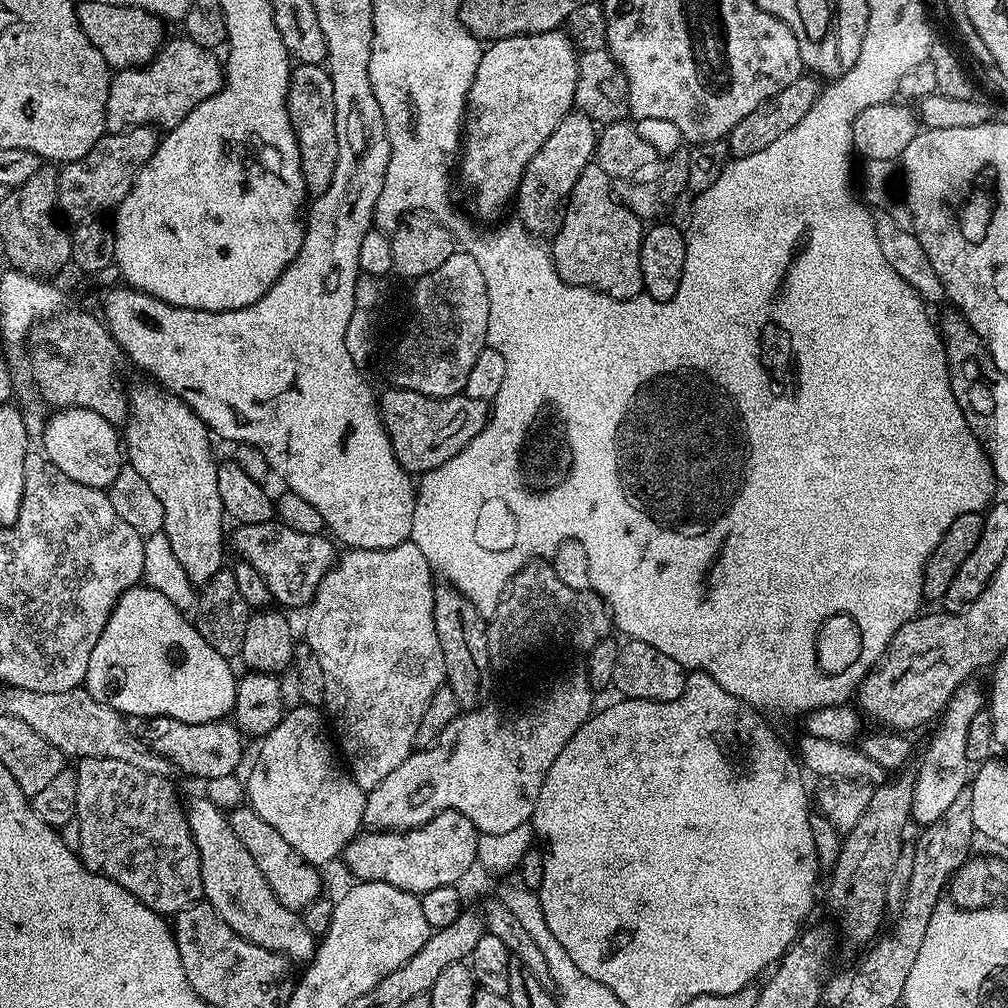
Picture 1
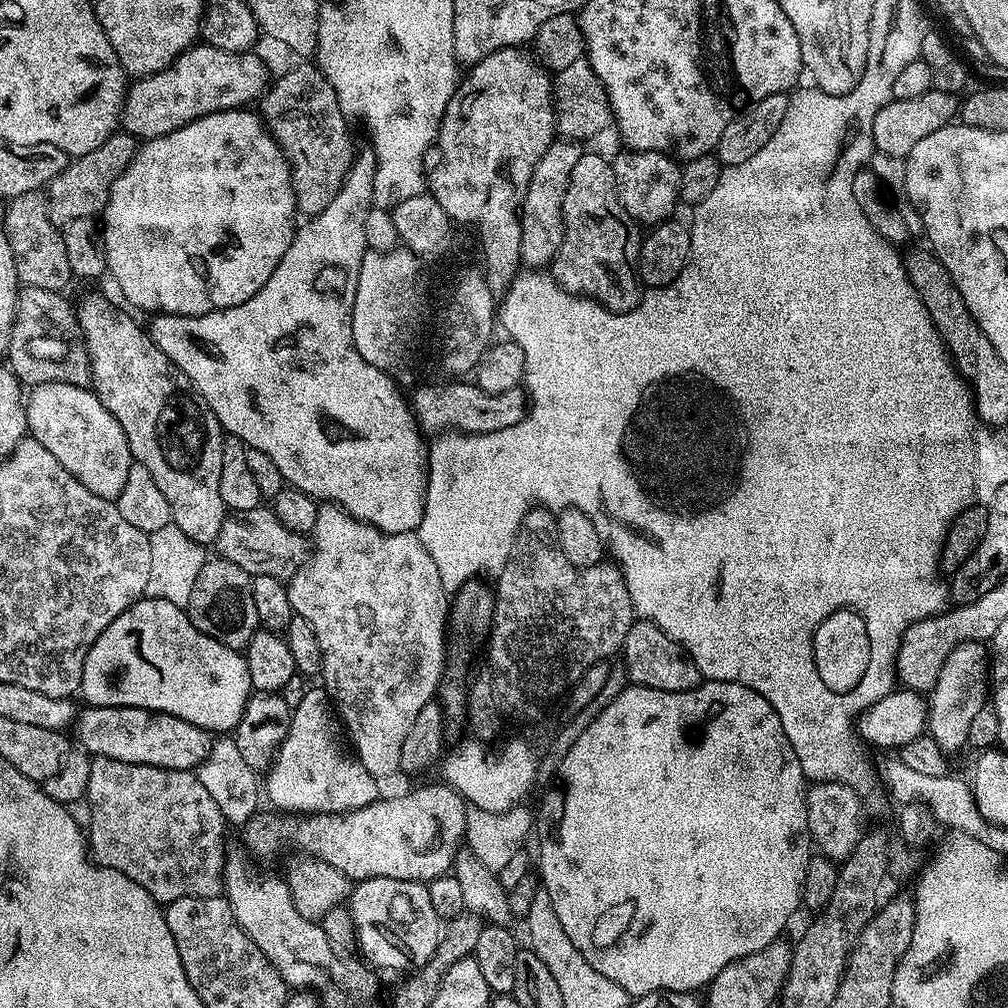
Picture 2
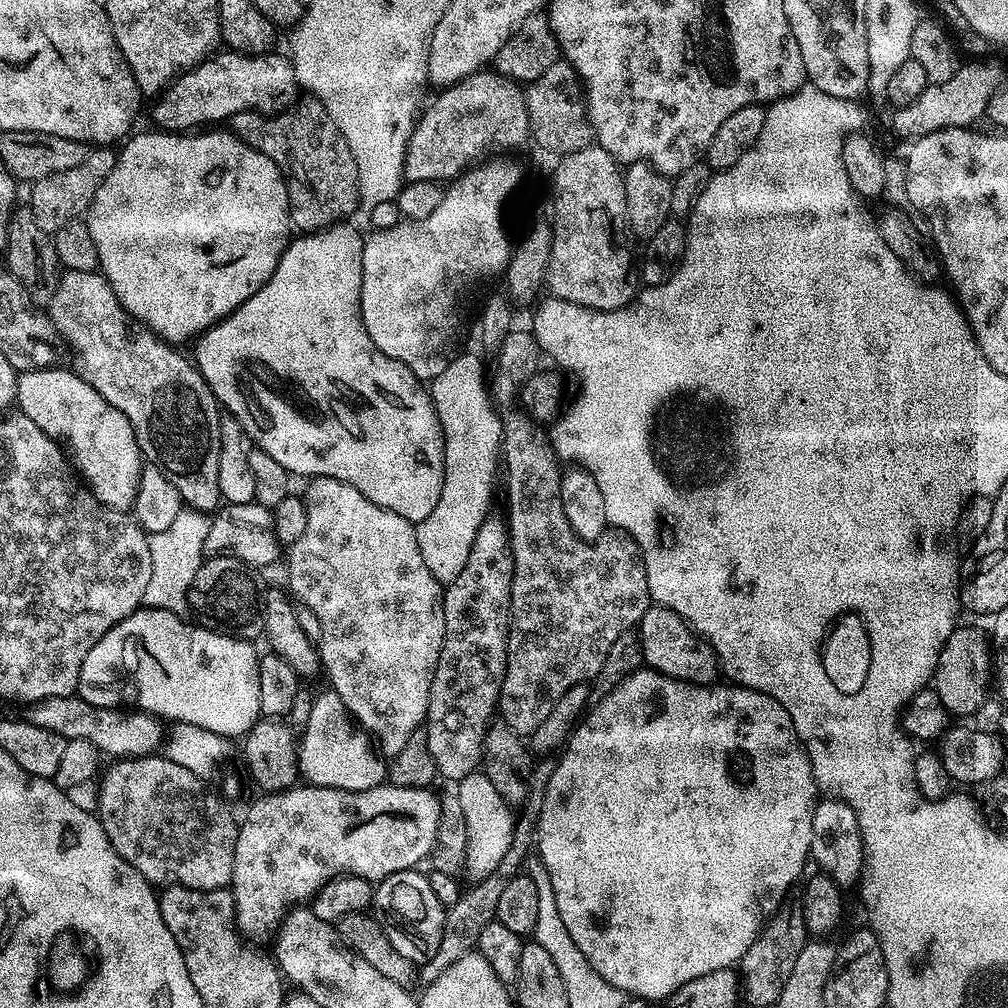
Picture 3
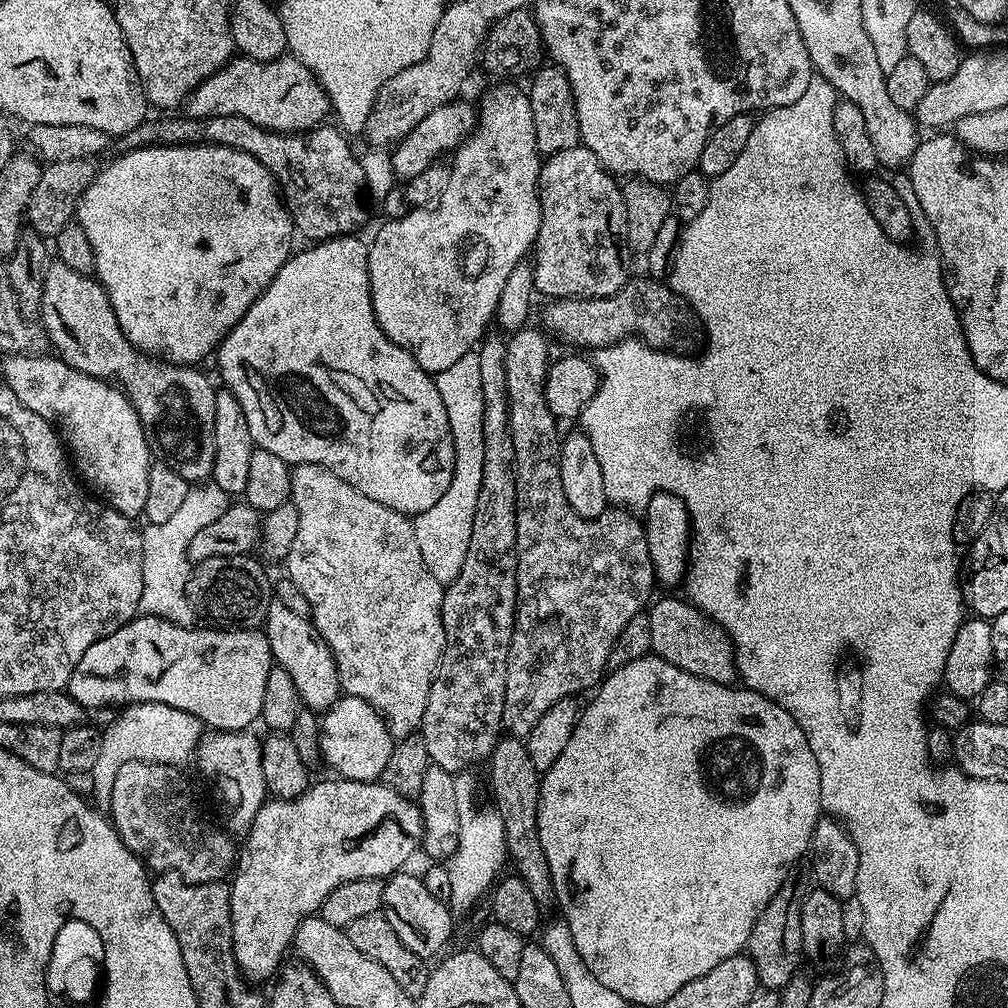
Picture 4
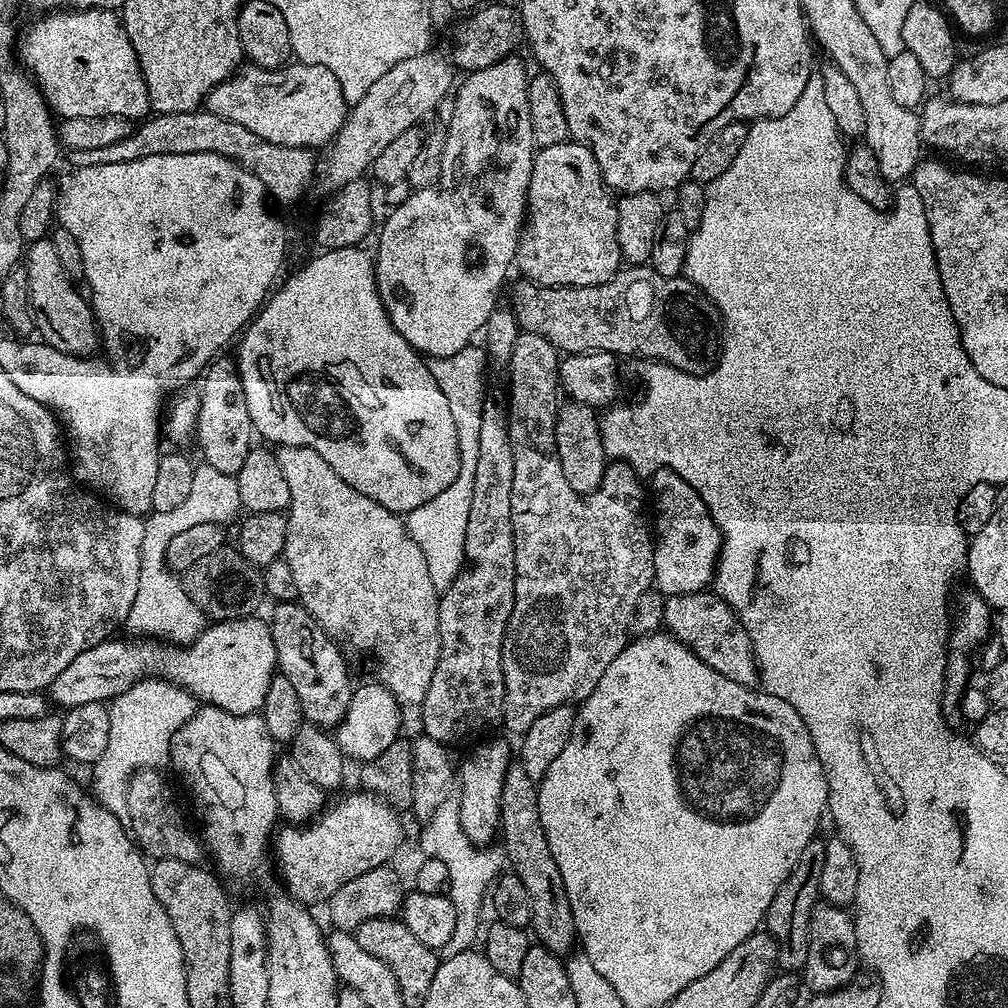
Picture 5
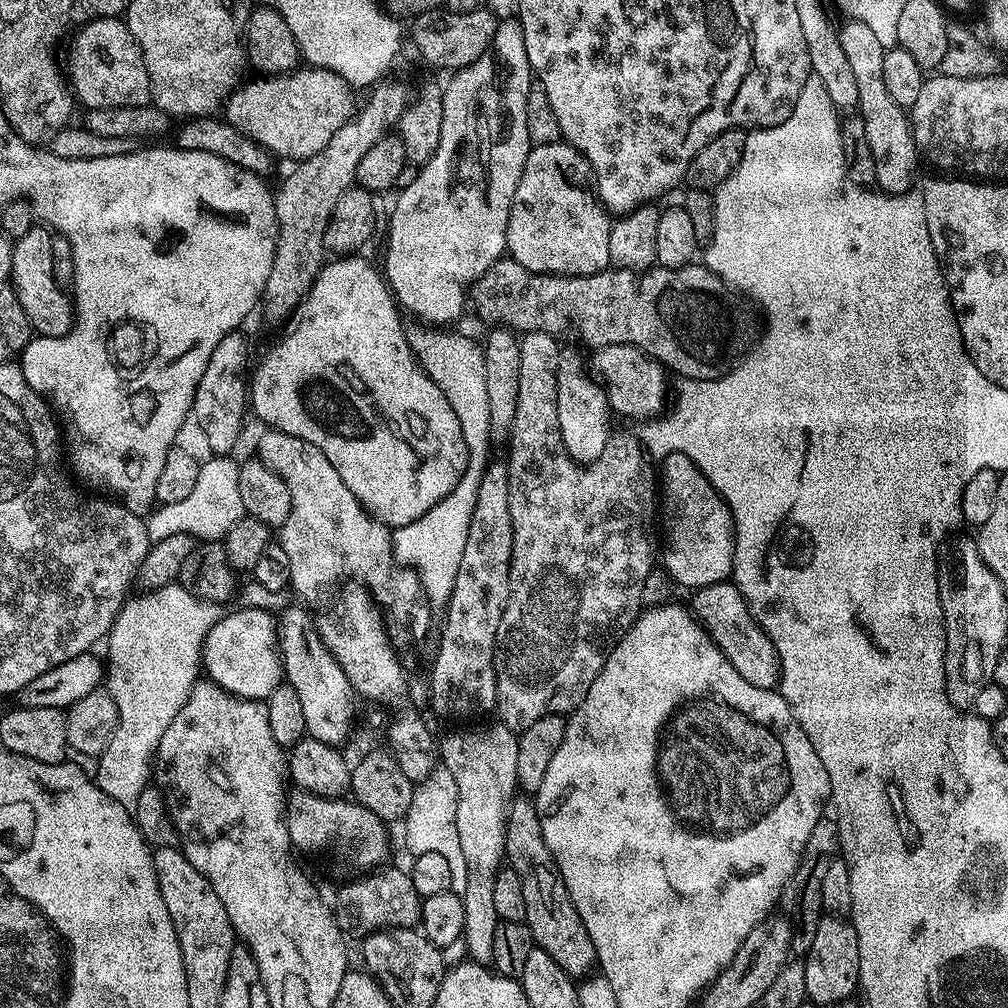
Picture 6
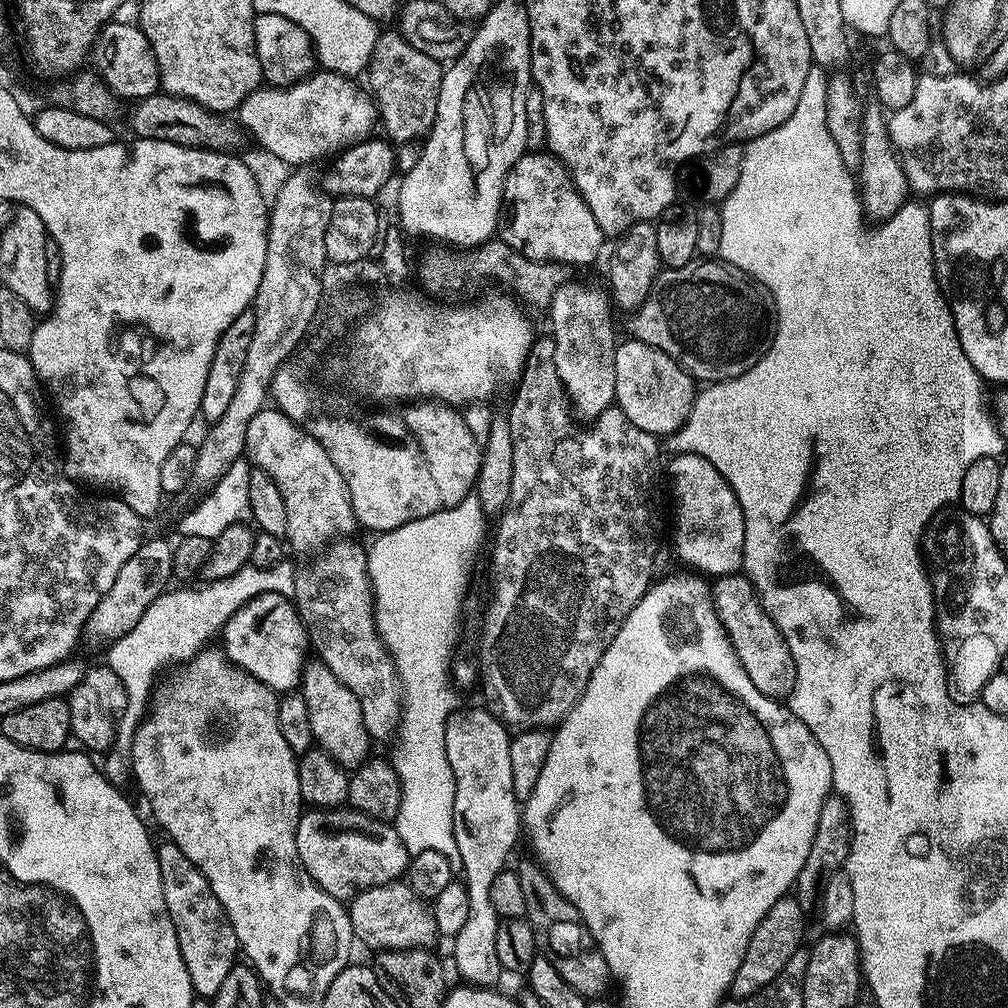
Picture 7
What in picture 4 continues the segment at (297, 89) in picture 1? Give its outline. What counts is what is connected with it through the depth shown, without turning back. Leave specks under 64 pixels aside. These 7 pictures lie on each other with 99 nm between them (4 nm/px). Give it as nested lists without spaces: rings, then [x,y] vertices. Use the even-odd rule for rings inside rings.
[[[160,114],[157,120],[145,118],[134,130],[115,141],[117,153],[133,152],[139,148],[157,148],[158,146],[174,146],[175,144],[210,144],[226,146],[234,150],[242,150],[242,154],[250,154],[262,162],[272,179],[278,185],[278,191],[284,201],[285,208],[292,216],[292,226],[297,233],[305,236],[305,241],[319,242],[322,240],[337,240],[339,236],[350,236],[359,233],[364,224],[364,165],[352,153],[348,140],[339,127],[317,126],[306,132],[270,132],[267,128],[254,122],[246,122],[246,118],[237,116],[211,116],[205,120],[196,120],[187,114]]]

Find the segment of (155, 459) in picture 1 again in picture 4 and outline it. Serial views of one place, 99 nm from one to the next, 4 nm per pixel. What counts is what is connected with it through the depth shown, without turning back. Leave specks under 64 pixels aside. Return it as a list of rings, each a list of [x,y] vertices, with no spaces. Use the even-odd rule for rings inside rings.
[[[53,259],[51,263],[44,270],[44,293],[38,320],[48,336],[49,345],[53,349],[57,348],[55,351],[59,359],[66,361],[71,368],[82,374],[109,381],[123,389],[138,418],[147,426],[146,435],[155,455],[163,463],[170,465],[184,480],[207,481],[214,466],[214,402],[217,389],[212,388],[211,382],[199,372],[199,367],[170,364],[167,360],[150,356],[132,345],[122,334],[118,318],[100,281],[92,276],[78,274],[78,270],[70,270],[70,266],[66,266],[61,260]],[[163,416],[164,424],[156,424]]]

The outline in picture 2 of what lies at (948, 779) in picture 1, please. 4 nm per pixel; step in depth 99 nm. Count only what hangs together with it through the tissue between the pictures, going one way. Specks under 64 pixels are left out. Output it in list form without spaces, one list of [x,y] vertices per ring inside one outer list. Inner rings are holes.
[[[983,643],[959,644],[942,666],[942,674],[932,687],[928,702],[927,735],[935,740],[945,754],[953,754],[967,745],[970,722],[978,715],[978,710],[986,707],[986,697],[990,692],[990,664],[986,659]]]

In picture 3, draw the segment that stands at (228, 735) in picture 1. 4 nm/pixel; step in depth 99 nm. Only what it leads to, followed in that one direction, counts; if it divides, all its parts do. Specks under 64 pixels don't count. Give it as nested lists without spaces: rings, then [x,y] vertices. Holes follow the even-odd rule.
[[[79,694],[37,700],[29,708],[32,709],[26,712],[26,719],[34,726],[42,726],[42,730],[54,730],[54,734],[62,734],[66,741],[90,742],[90,746],[94,746],[105,757],[112,756],[108,758],[151,756],[161,751],[166,740],[165,725],[152,713],[94,706]]]

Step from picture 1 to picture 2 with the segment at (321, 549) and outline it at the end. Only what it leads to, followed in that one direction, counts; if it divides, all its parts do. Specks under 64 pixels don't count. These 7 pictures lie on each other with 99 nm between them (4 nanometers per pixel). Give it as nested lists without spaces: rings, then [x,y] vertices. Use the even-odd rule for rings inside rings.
[[[268,506],[225,515],[214,548],[220,551],[217,553],[223,559],[234,562],[234,566],[242,566],[242,570],[246,570],[251,577],[269,576],[285,582],[304,567],[310,556],[309,541],[294,530],[288,530]]]

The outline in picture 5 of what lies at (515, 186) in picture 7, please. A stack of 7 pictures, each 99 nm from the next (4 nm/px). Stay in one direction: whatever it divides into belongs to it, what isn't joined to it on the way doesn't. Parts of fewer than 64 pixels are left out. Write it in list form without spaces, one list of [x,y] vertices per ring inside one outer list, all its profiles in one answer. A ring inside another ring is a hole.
[[[565,142],[558,146],[546,146],[539,149],[532,157],[532,169],[530,170],[530,186],[528,187],[528,210],[526,223],[520,237],[520,247],[516,250],[515,267],[520,267],[520,276],[531,280],[537,286],[545,288],[585,288],[586,286],[598,286],[606,282],[611,276],[615,276],[622,268],[622,257],[618,246],[618,214],[616,213],[616,200],[613,193],[605,184],[598,162],[586,146],[575,142]]]

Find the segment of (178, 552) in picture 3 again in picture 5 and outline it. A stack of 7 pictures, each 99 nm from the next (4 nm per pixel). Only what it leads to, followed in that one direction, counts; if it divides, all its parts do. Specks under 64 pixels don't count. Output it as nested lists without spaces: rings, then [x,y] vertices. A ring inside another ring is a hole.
[[[200,472],[204,480],[196,484],[196,488],[190,486],[190,494],[175,510],[156,512],[156,520],[144,520],[144,537],[142,538],[142,562],[140,563],[140,585],[138,594],[134,594],[134,606],[130,606],[130,614],[126,621],[131,635],[136,638],[159,638],[164,642],[171,642],[177,646],[191,645],[192,641],[204,631],[206,617],[190,598],[187,596],[181,577],[173,572],[164,563],[164,548],[170,546],[170,538],[174,534],[182,534],[184,530],[184,512],[216,512],[216,508],[235,508],[241,511],[238,492],[232,492],[228,496],[228,488],[236,481],[235,476],[224,480],[226,474],[216,476],[214,472]],[[208,476],[216,476],[216,480],[208,480]],[[224,488],[224,492],[220,492]],[[232,500],[232,504],[228,504]]]

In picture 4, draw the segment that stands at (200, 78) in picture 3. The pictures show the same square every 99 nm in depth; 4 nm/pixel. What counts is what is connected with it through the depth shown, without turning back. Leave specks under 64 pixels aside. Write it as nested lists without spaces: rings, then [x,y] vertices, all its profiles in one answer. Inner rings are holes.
[[[233,58],[189,94],[186,112],[196,120],[211,116],[237,116],[270,132],[306,132],[327,121],[324,119],[330,116],[330,105],[324,88],[300,60]]]

